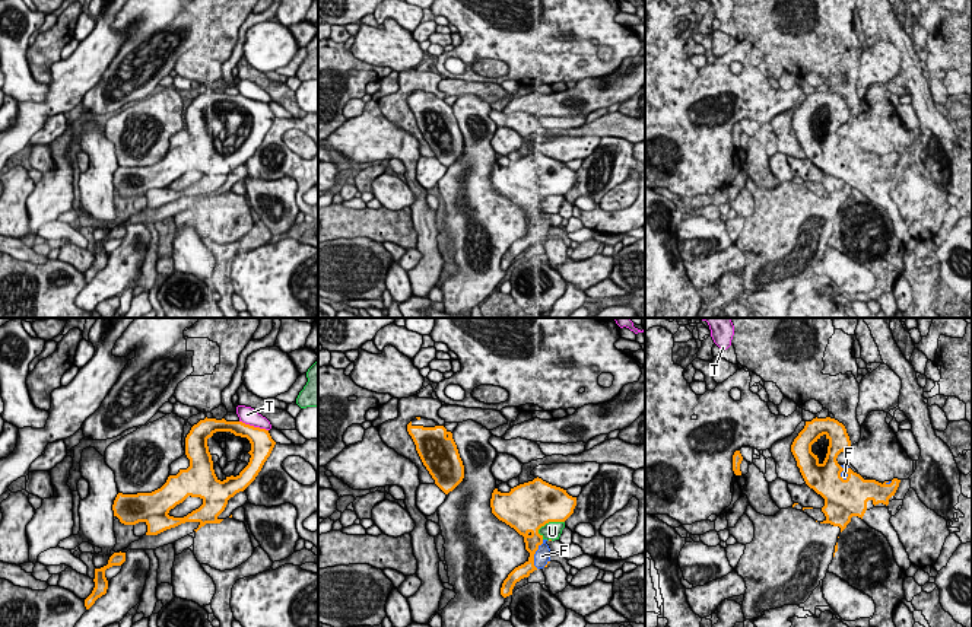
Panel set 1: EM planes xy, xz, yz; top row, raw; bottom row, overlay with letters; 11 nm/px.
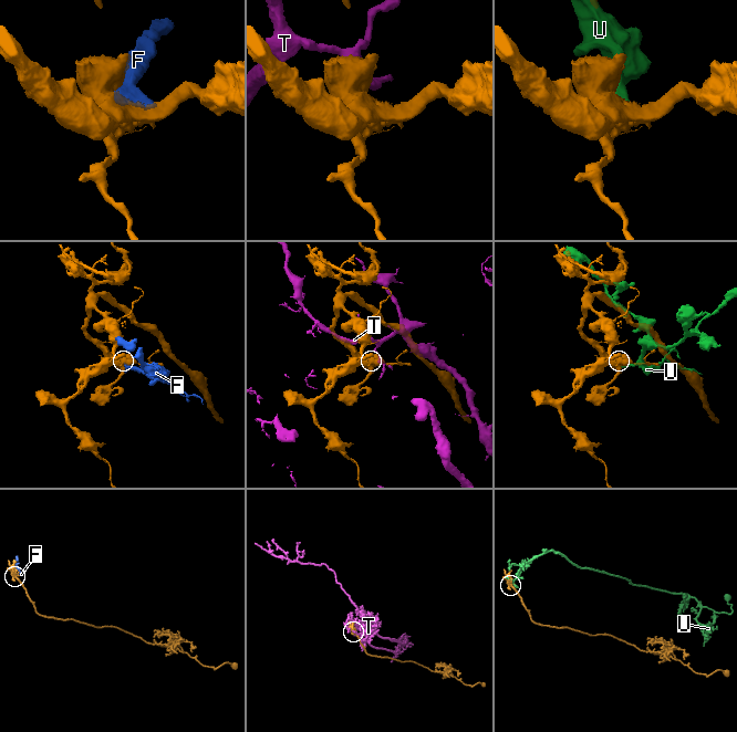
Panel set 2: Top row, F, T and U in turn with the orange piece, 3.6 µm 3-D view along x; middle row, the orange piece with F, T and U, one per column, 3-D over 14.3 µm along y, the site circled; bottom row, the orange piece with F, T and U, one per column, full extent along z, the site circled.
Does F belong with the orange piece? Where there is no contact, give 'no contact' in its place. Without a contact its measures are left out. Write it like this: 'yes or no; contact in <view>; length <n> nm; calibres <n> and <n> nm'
yes; contact in xz; length 340 nm; calibres 160 and 170 nm

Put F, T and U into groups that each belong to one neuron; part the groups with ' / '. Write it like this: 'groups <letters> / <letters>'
groups F / T / U

